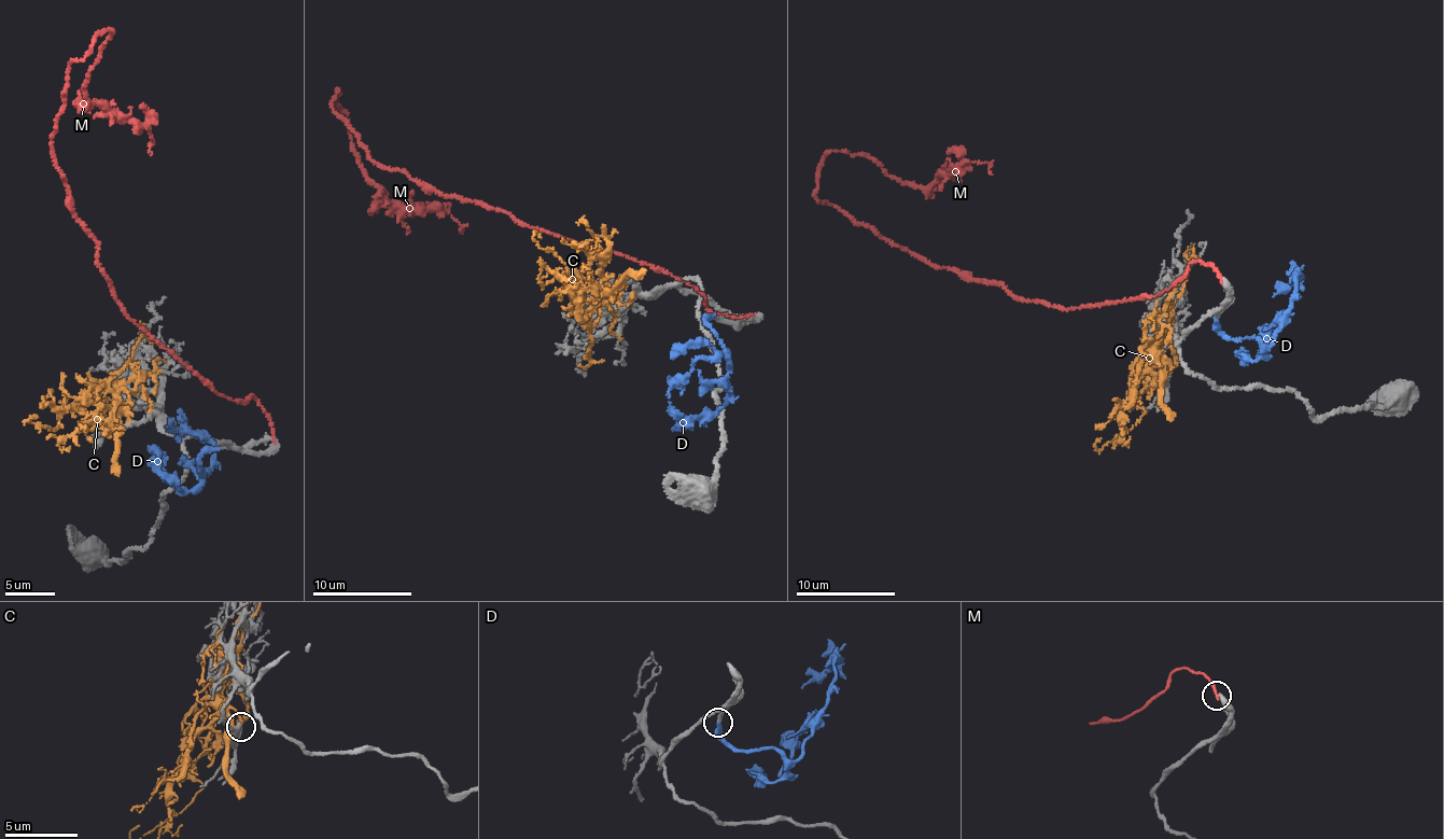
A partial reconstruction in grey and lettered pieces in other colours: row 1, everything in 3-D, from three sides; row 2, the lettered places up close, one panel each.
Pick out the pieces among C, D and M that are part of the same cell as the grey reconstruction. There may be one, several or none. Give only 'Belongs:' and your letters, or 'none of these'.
Belongs: D

